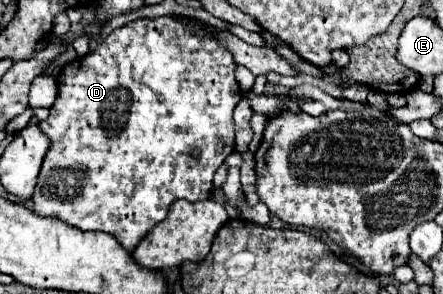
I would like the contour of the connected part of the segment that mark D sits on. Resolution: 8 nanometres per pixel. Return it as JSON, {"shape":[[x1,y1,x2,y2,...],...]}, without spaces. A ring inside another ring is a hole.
{"shape":[[159,16,159,18,139,18,135,22,129,22,117,30,113,30,99,46,95,52,89,52,83,58,77,58,69,62,61,74,57,76,57,100,51,106,51,114,47,120,39,122,37,126,41,132,51,140,51,146,43,158,43,166,39,172,39,180,35,186,33,194,33,212,37,216,53,216,59,218,83,232,107,232,117,238,117,242,127,250,133,252,135,246,145,238,151,228,161,222,167,216,169,206,179,200,207,200,211,196,213,188,213,174,217,168,225,162,225,158,235,152,235,120,233,120,233,110,241,98,241,88,235,80,235,62,233,56,229,54,227,48,219,46,209,34,195,34,189,32,179,20,169,18,169,16],[193,150,199,150,199,156,191,156]]}

